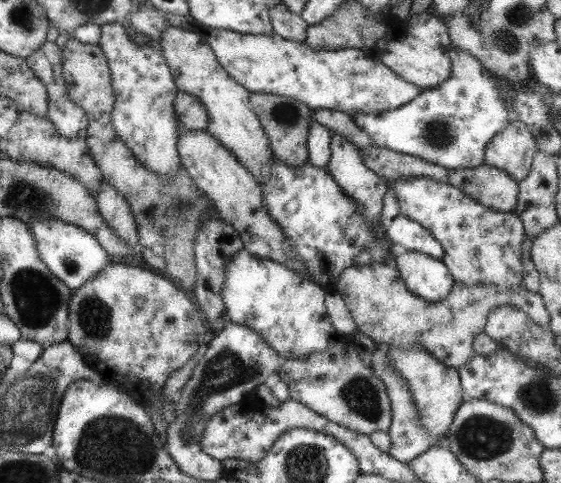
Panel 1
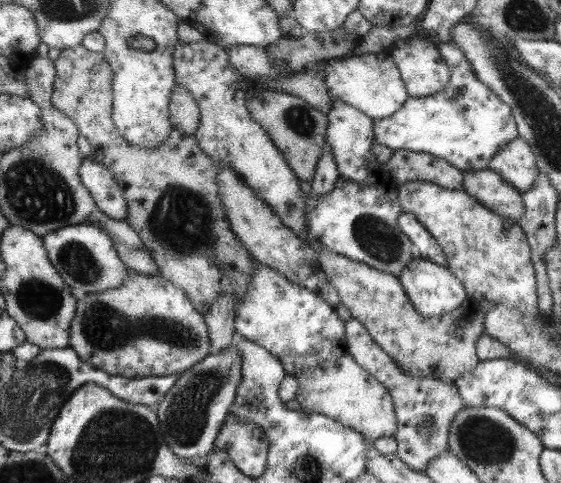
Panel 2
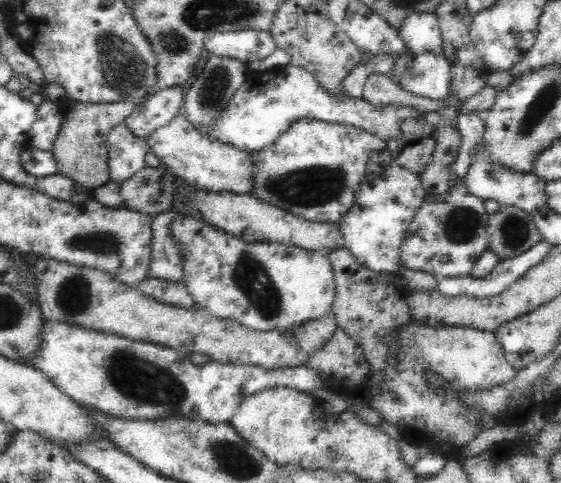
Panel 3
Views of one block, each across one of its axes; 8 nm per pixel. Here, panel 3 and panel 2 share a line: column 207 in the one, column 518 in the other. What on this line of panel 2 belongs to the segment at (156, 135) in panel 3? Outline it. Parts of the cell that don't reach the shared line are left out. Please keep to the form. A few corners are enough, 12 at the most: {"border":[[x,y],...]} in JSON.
{"border":[[519,136],[497,149],[487,169],[520,194],[538,175]]}

